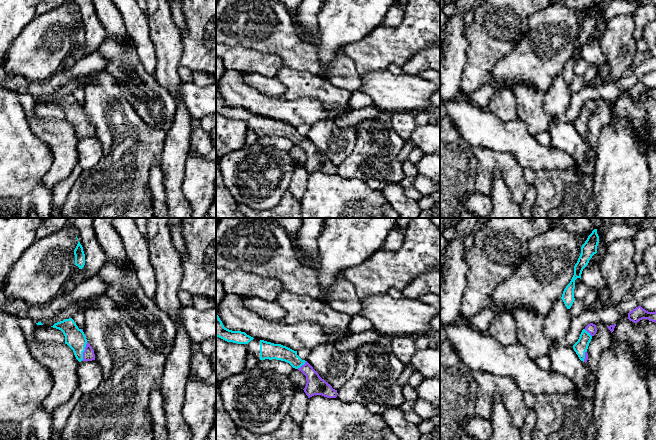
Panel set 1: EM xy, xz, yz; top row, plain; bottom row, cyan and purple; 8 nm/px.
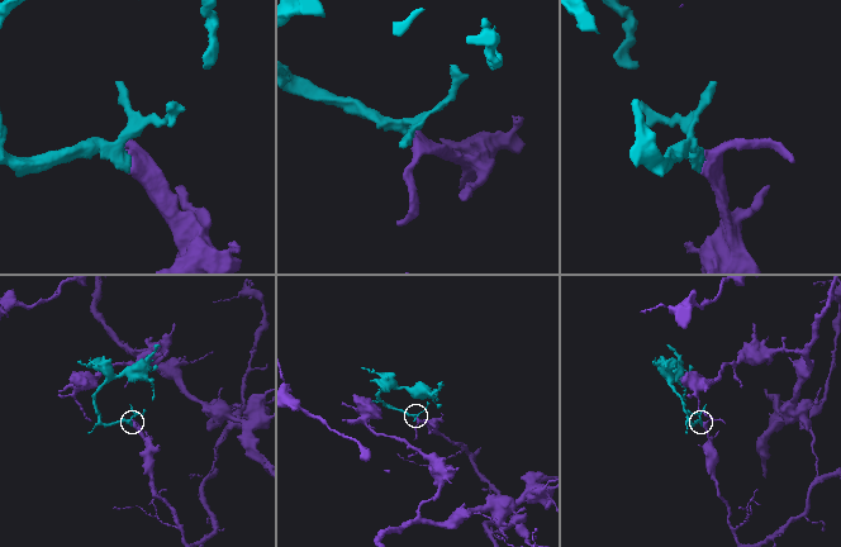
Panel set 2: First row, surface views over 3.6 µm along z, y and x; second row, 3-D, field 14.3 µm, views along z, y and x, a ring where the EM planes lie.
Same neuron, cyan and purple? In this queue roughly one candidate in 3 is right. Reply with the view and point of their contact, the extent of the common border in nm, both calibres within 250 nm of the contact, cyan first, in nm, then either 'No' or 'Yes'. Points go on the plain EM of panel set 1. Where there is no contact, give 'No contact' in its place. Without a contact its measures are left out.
Touches cyan at xy (84, 126). Shared border 160 nm. Thickness 160 nm (cyan) against 100 nm. Yes

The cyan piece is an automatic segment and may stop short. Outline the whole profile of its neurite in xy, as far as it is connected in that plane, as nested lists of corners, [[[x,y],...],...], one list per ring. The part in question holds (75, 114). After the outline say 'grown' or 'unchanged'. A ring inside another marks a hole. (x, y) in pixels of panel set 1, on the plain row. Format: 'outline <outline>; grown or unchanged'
outline [[[72,94],[57,98],[51,103],[63,108],[65,120],[73,126],[79,138],[95,136],[94,126],[87,118],[83,105],[79,105]]]; grown

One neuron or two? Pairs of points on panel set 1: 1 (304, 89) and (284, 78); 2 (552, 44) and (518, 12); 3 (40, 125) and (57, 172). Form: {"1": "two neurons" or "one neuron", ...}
{"1": "one neuron", "2": "two neurons", "3": "one neuron"}

